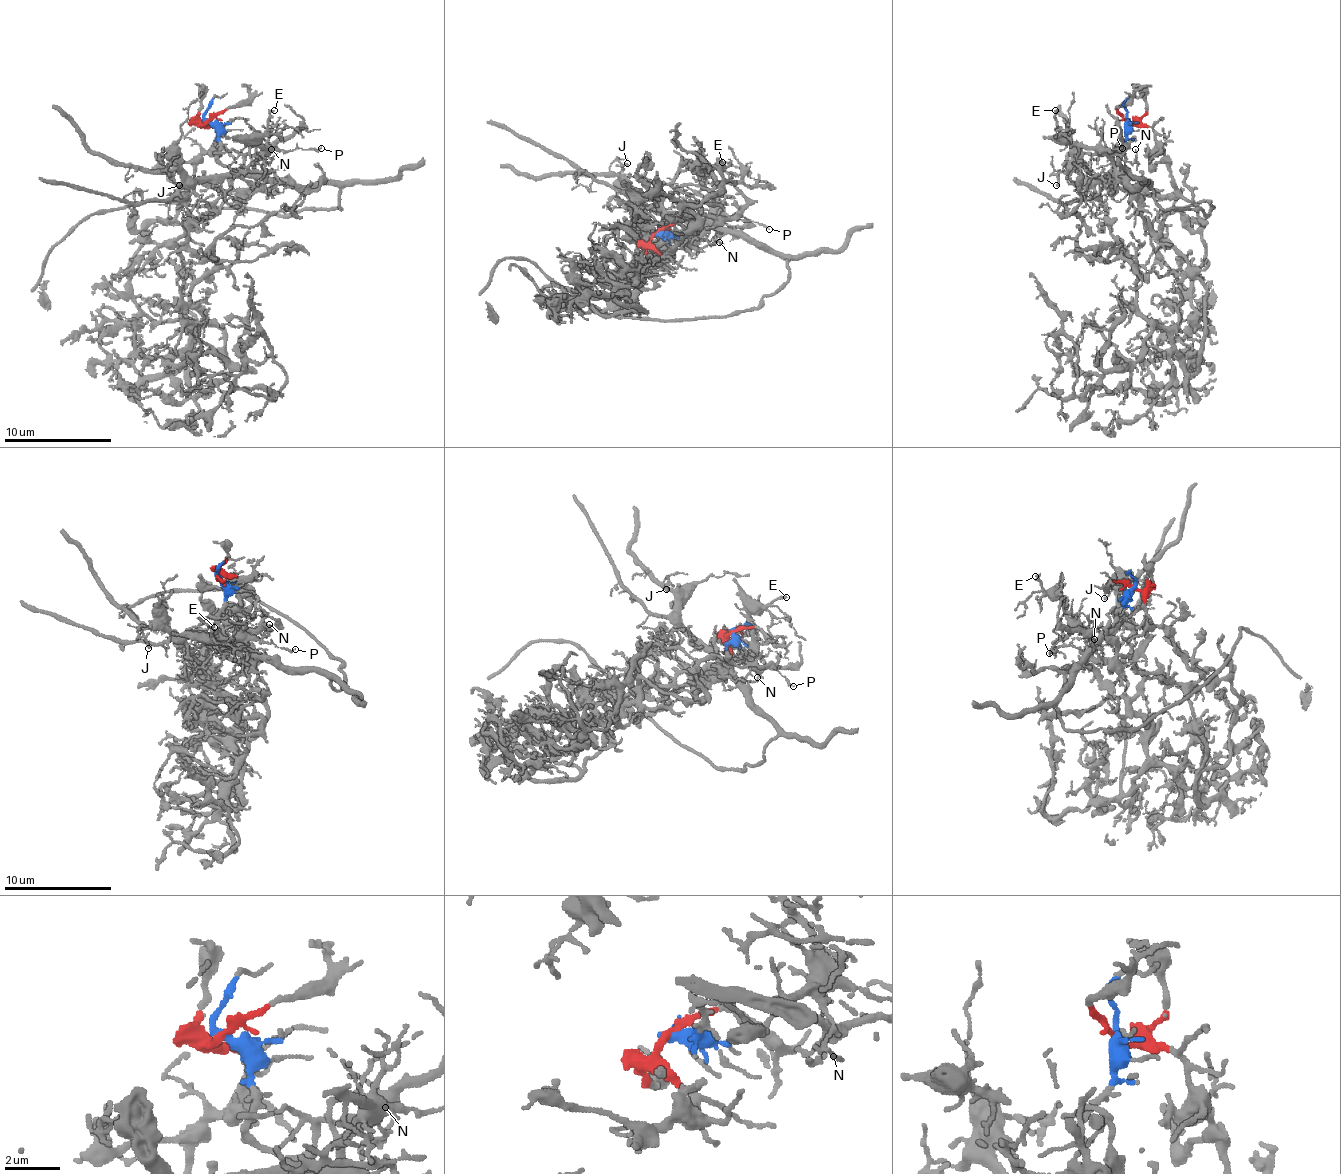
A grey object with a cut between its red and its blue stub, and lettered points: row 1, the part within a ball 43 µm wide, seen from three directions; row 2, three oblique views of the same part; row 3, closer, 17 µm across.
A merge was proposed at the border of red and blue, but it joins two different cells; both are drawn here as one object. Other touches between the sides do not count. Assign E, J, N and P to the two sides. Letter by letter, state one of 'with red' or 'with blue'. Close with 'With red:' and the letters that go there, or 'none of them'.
E: with blue
J: with blue
N: with blue
P: with blue
With red: none of them

